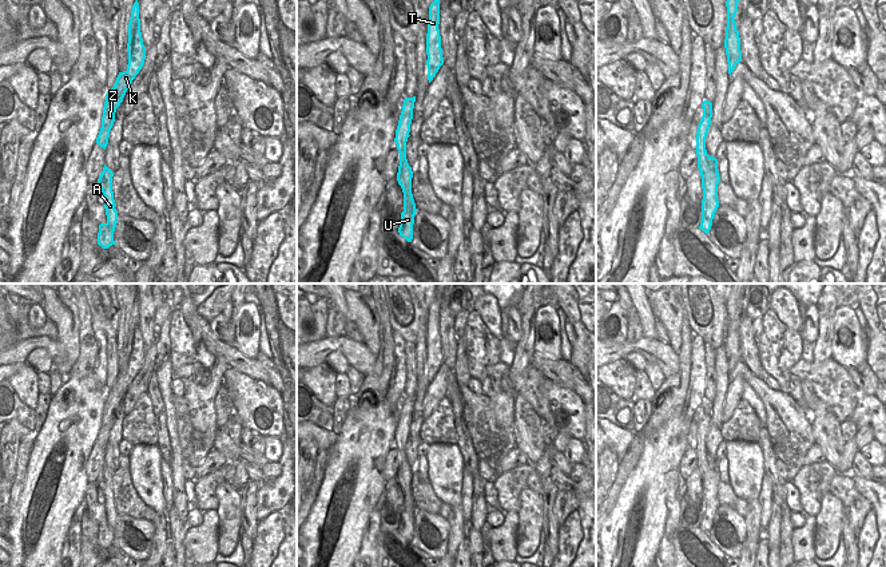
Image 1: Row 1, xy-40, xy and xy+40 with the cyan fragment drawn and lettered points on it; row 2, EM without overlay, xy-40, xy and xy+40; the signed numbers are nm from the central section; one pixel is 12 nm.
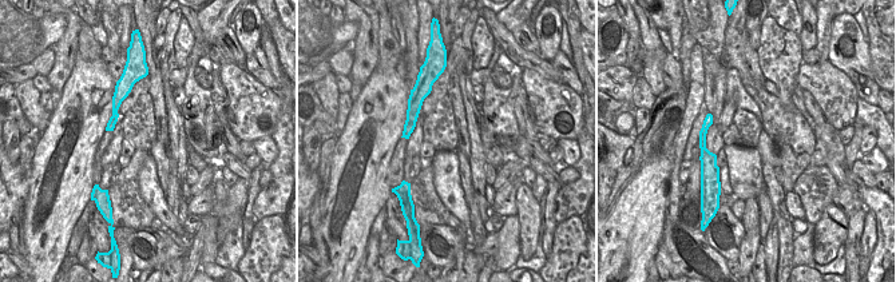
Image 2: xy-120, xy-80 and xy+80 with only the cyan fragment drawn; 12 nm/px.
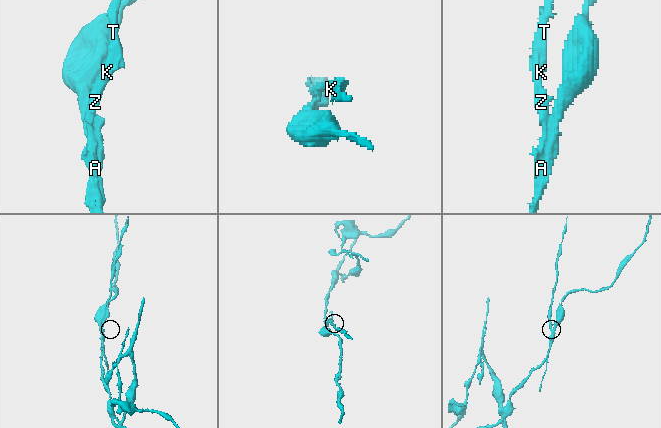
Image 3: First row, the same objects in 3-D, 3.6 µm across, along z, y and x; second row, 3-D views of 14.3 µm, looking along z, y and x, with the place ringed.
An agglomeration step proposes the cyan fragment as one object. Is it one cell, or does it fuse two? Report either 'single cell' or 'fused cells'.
fused cells

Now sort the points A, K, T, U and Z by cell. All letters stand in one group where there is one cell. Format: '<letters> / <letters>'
A K T Z / U

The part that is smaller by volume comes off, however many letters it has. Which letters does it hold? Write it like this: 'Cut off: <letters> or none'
Cut off: A, K, T, Z

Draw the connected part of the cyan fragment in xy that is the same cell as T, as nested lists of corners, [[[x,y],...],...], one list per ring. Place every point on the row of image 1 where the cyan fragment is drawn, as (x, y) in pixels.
[[[434,0],[429,7],[428,33],[426,33],[426,66],[428,80],[433,80],[440,67],[444,64],[441,36],[440,36],[440,0]]]

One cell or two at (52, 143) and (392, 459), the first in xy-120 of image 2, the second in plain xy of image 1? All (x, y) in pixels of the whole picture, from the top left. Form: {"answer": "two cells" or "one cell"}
{"answer": "two cells"}

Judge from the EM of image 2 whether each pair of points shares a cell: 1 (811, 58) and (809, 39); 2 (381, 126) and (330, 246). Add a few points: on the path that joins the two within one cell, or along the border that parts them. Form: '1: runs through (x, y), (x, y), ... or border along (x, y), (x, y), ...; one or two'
1: border along (815, 47), (803, 52); two
2: runs through (369, 157), (359, 170), (357, 197), (345, 219); one

